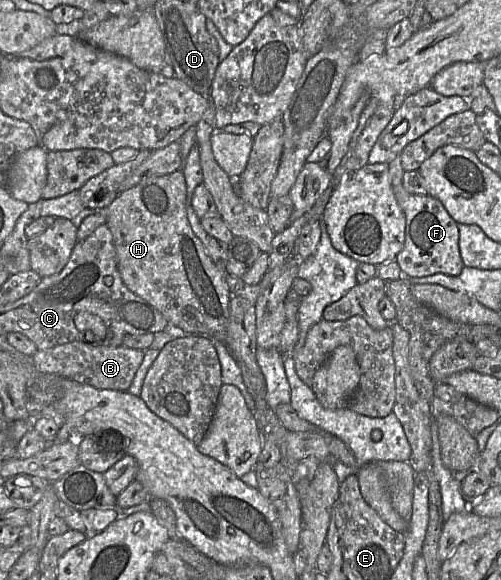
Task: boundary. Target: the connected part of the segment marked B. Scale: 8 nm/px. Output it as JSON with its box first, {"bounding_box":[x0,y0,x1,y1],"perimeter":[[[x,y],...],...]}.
{"bounding_box":[32,342,144,391],"perimeter":[[[70,342],[37,350],[32,356],[39,373],[47,373],[93,386],[97,389],[127,391],[144,357],[144,351],[125,347],[95,346],[86,342]]]}

